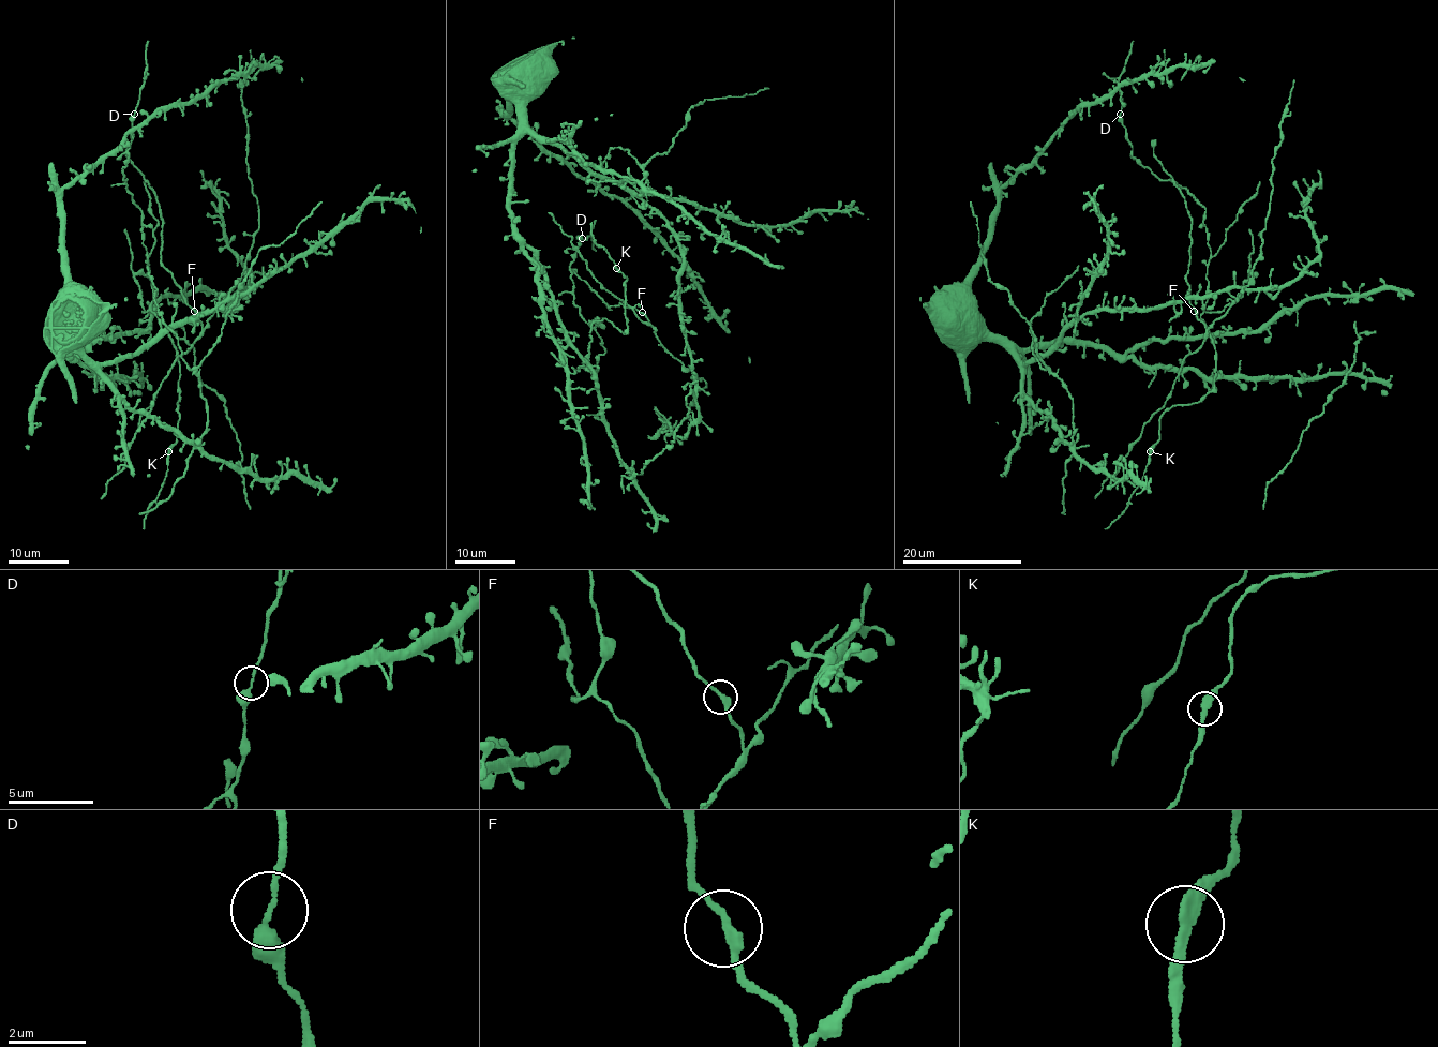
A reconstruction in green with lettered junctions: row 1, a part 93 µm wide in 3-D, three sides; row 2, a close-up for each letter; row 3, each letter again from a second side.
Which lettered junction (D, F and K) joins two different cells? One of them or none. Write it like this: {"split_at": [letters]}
{"split_at": []}

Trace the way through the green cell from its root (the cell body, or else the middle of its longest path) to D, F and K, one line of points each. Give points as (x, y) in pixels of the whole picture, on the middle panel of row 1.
D: (521, 57), (526, 125), (634, 191), (672, 232), (691, 371), (643, 314), (609, 310), (573, 270), (582, 238)
F: (521, 57), (526, 125), (634, 191), (672, 232), (683, 257), (679, 307), (691, 371), (663, 346), (642, 312)
K: (521, 57), (526, 125), (672, 232), (691, 371), (570, 266), (579, 314), (627, 333), (616, 267)

